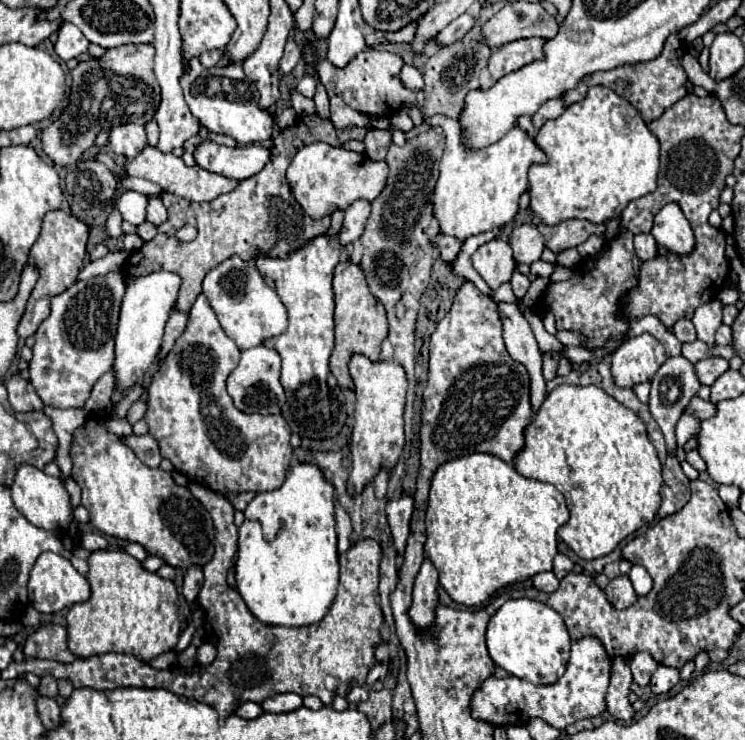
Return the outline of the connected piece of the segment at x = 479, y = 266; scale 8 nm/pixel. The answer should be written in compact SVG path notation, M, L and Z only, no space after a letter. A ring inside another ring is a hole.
M499 238L479 246L477 252L473 254L473 266L481 274L481 278L489 284L489 288L497 290L503 282L511 280L515 268L511 246Z

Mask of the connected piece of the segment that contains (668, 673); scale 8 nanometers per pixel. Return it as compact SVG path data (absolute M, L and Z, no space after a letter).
M659 666L651 678L651 690L655 694L667 694L679 682L679 672L667 666Z

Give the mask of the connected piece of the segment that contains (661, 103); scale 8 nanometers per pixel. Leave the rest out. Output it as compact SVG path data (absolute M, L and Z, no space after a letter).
M671 34L665 42L665 48L661 52L661 56L657 56L655 60L649 60L649 62L639 62L639 64L631 64L631 66L619 66L615 70L609 70L609 72L595 72L591 76L587 76L585 82L581 82L575 90L569 90L563 100L565 100L565 106L571 106L573 102L579 102L587 90L595 84L601 84L601 86L607 86L611 88L613 92L617 92L617 96L629 100L637 110L639 114L643 116L645 122L651 122L655 118L659 118L669 106L673 106L677 100L681 100L685 94L687 94L687 74L681 66L681 56L685 52L685 46L683 42L679 40L677 34Z

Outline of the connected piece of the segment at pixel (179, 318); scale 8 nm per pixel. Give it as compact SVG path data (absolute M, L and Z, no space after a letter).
M173 310L173 312L169 314L167 326L165 326L165 336L163 336L163 344L161 344L161 350L159 350L159 354L157 354L157 360L163 360L163 358L167 356L167 352L173 348L175 340L183 334L185 326L187 326L187 314Z

